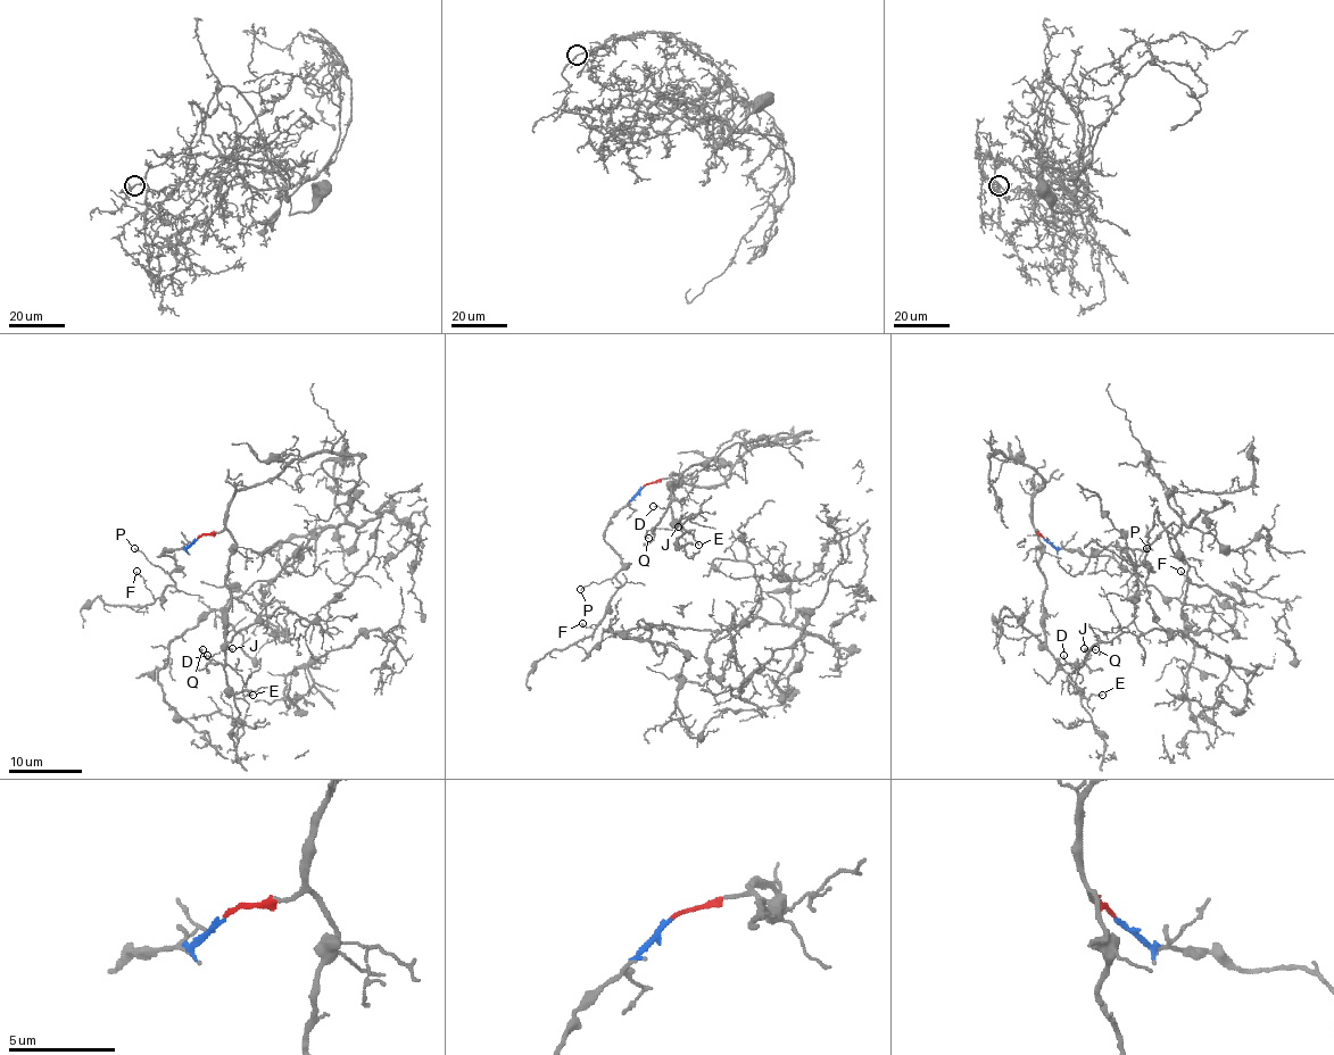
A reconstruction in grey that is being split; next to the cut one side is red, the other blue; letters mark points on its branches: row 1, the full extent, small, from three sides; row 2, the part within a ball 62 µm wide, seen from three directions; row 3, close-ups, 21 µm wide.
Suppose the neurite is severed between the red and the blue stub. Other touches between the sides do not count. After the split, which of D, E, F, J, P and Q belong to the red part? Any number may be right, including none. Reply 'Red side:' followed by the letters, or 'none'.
Red side: D, E, J, Q

